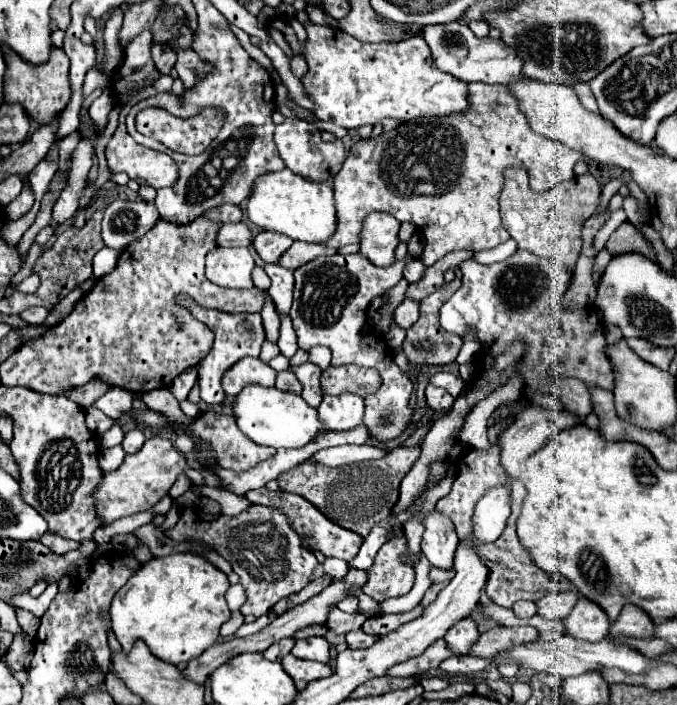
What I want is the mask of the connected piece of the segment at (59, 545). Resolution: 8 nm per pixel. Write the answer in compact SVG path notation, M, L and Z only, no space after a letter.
M46 533L44 537L42 537L42 543L44 545L48 545L54 553L68 553L68 551L72 551L78 549L82 543L80 541L70 541L70 539L58 539L58 535L54 535L54 533Z

